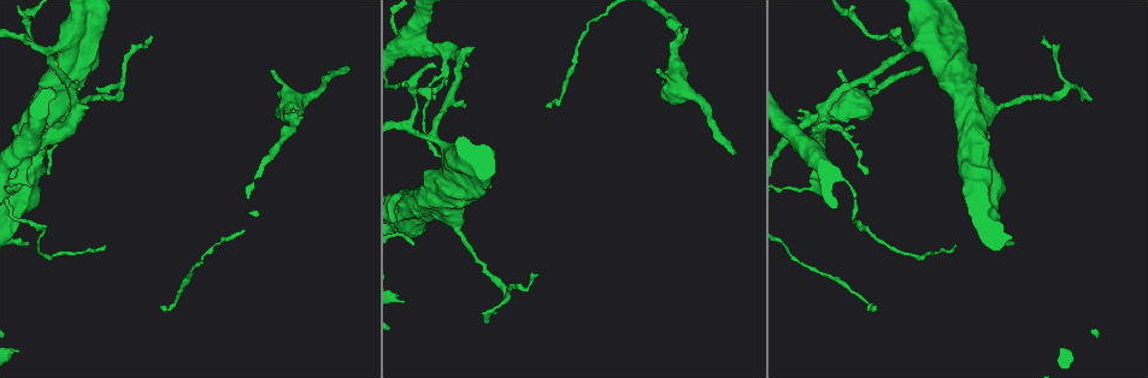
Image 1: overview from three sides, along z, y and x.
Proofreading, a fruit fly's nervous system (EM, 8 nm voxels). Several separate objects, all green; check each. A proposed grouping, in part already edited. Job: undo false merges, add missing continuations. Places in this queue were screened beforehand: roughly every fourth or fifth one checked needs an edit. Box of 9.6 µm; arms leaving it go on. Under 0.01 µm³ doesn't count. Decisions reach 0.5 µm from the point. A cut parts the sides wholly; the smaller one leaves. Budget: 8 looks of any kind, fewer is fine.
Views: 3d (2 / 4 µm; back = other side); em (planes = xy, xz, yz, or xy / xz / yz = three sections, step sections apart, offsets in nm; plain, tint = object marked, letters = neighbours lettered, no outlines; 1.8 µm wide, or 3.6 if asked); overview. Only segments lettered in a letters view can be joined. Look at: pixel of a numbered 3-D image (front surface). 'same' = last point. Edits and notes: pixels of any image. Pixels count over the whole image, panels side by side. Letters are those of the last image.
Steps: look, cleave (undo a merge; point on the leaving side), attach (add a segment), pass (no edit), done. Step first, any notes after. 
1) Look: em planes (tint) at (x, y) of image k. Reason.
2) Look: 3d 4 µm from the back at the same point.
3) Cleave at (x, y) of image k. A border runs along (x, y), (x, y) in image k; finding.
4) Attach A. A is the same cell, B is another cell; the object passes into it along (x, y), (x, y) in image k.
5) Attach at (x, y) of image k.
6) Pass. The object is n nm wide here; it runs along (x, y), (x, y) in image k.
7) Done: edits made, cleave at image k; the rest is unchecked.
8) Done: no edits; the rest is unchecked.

Look: 3d 4 µm from the back at (876, 306) of image 1. Free end.

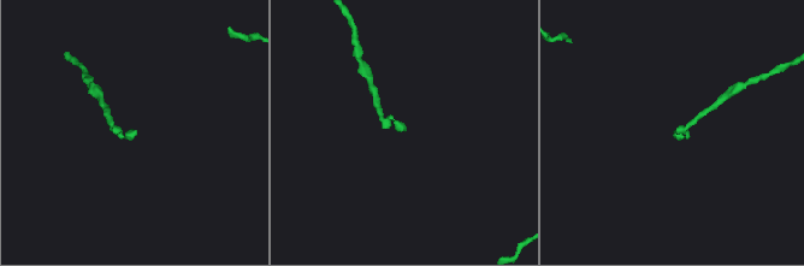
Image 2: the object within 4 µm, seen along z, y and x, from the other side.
Look: em xy step 8 (tint) at (406, 129) of image 2.

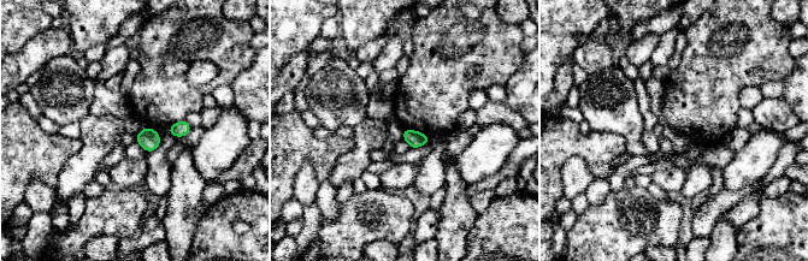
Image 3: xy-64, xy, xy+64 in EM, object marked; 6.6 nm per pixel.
Look: em planes (letters) at the same point.

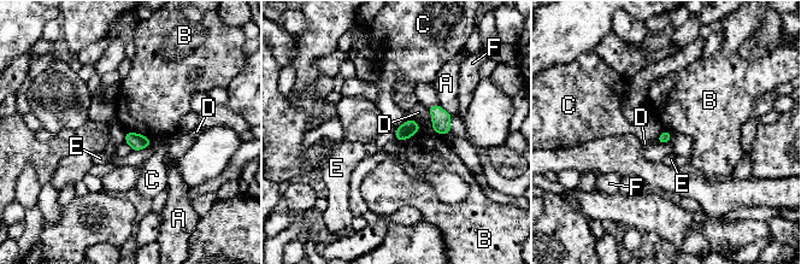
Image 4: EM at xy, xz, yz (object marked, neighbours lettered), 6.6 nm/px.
Pass. A, B, C, D, E and F are other cells; no lettered segment goes on from it.

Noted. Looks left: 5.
Look: em planes (letters) at (734, 150) of image 1. Thin end.

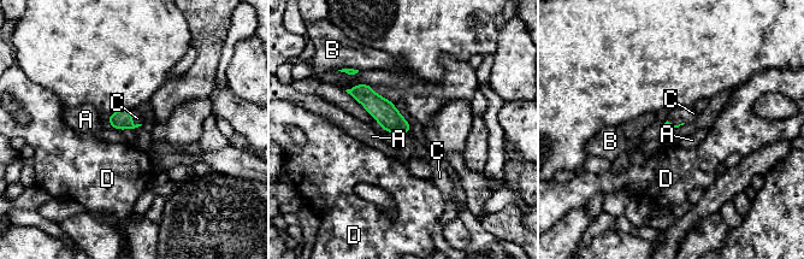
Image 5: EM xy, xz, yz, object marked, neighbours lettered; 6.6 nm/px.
Attach C. C is the same cell, A, B and D are other cells; the object passes into it along (120, 119), (130, 121), (137, 118) in image 5; it goes on there.

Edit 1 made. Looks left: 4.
Look: em xz step 16 (tint) at (419, 47) of image 1. Branch point.

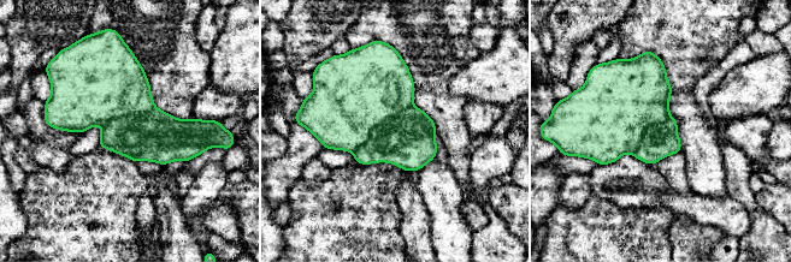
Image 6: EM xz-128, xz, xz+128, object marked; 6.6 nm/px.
Look: em planes (tint) at the same point.

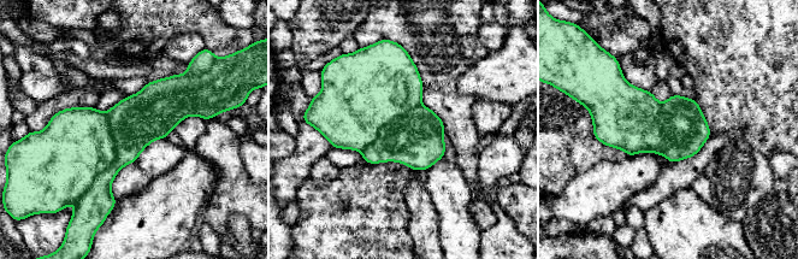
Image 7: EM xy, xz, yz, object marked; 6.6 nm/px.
Look: em planes (letters) at the same point.

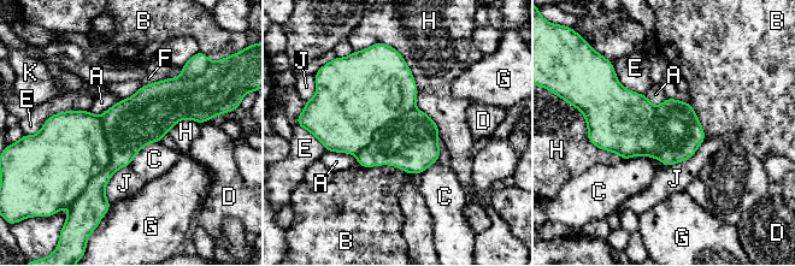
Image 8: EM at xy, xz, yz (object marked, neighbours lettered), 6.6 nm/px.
Cleave at (74, 148) of image 8. The object is 380 nm wide here; A, B, C, D, E, F, G, H, J and K are other cells; a second neuron is stuck on.

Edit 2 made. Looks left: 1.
Done: edits made, attach at image 5, cleave at image 8; the rest is unchecked.

